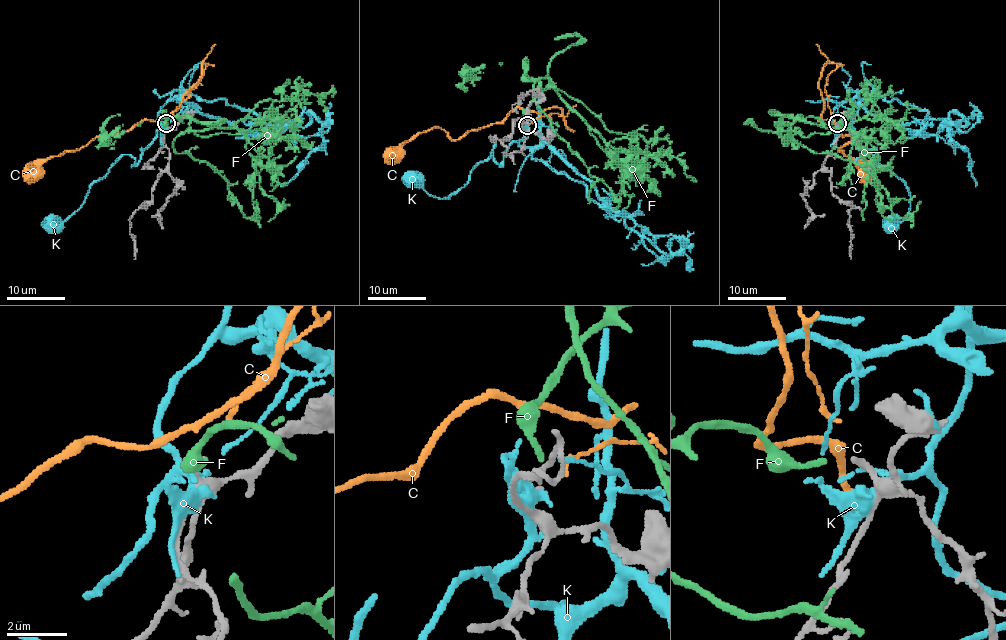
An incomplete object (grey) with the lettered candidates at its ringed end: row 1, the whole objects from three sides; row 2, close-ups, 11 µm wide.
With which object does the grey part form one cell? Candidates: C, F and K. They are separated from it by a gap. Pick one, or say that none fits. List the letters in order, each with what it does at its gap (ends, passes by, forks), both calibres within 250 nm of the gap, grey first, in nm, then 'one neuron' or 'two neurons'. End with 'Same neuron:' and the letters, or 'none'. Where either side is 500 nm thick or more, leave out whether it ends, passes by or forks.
C: it ends; calibres 190 and 150 nm; two neurons
F: it ends; calibres 190 and 180 nm; one neuron
K: it ends; calibres 190 and 130 nm; two neurons
Same neuron: F

